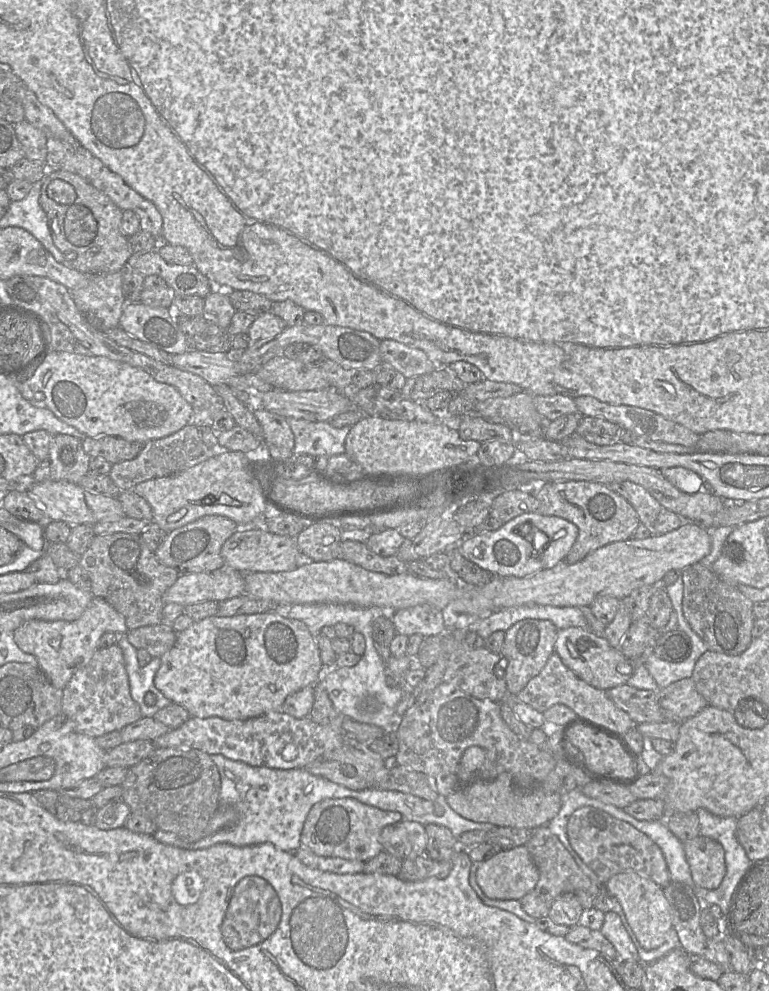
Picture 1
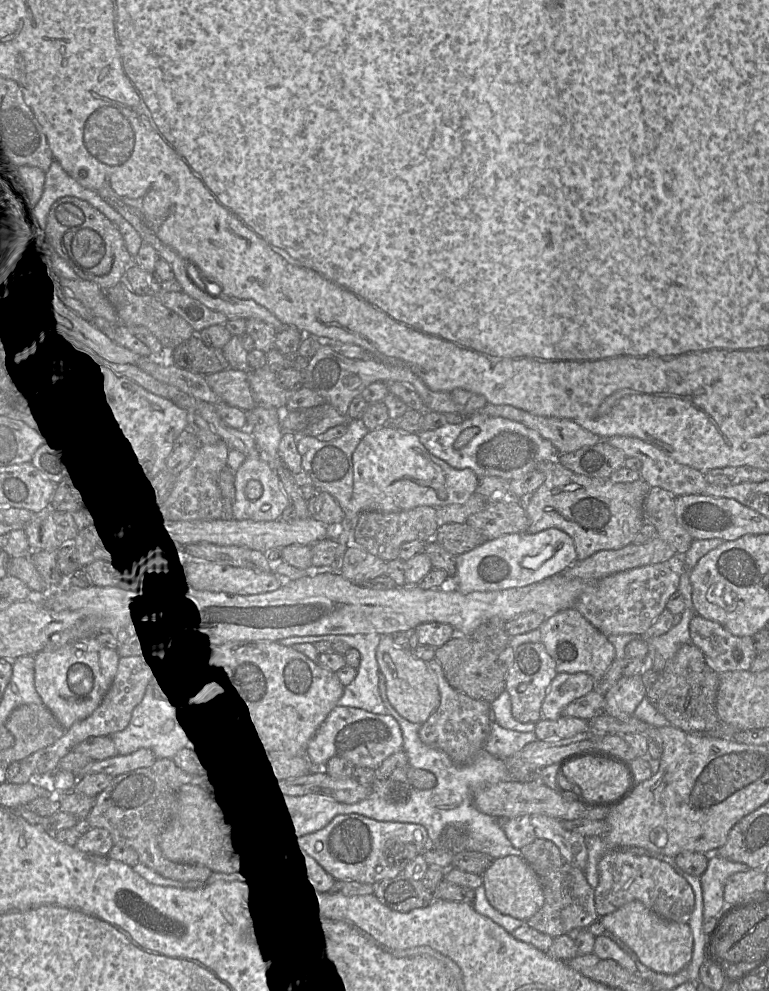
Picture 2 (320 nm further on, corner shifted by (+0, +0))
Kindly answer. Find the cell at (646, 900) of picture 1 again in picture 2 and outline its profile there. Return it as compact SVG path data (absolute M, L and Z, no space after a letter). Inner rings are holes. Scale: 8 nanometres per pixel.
M631 901L599 920L608 933L623 941L644 966L655 972L676 974L691 961L693 937L688 923L662 919L640 901Z

